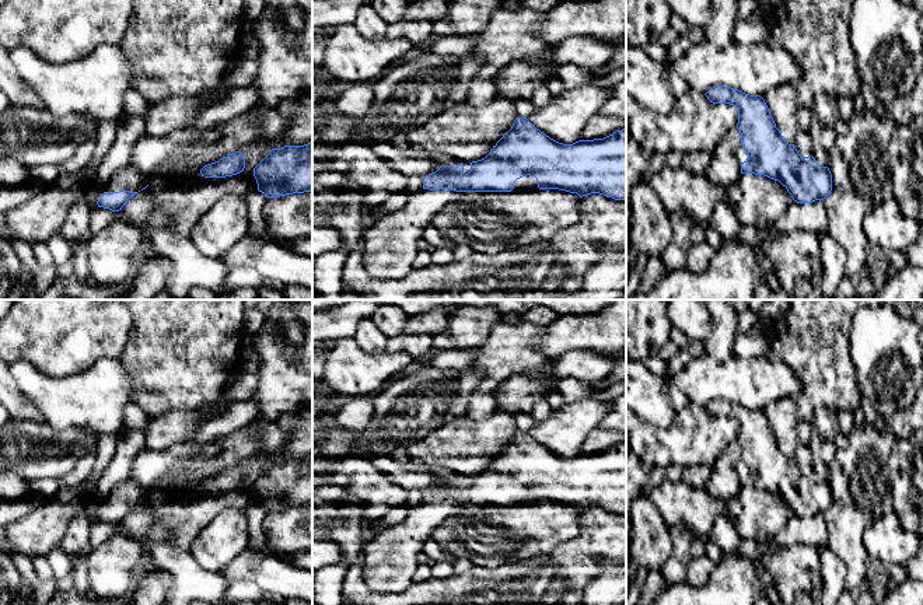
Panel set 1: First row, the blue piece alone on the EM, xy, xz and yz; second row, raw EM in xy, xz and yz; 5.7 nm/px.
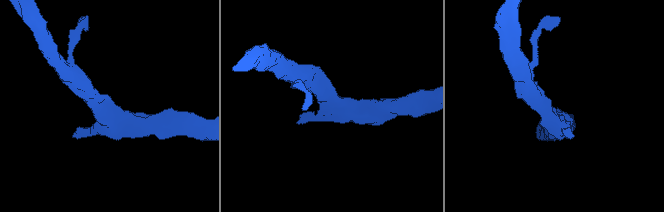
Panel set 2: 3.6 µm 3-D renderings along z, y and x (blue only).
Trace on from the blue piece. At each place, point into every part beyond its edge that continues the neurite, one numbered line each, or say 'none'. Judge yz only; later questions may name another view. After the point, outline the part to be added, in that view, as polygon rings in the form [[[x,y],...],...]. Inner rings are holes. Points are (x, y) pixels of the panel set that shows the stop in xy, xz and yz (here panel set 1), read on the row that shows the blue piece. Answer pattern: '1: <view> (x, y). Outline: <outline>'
none

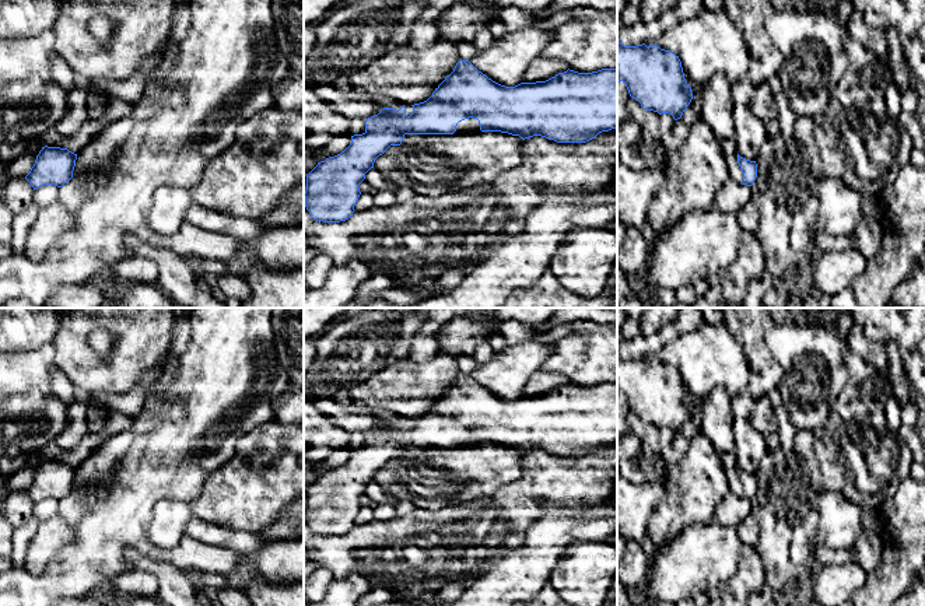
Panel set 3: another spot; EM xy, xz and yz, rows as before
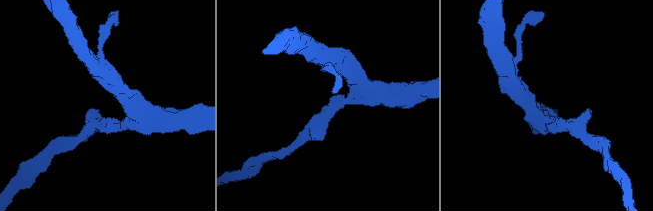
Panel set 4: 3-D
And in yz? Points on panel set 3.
none

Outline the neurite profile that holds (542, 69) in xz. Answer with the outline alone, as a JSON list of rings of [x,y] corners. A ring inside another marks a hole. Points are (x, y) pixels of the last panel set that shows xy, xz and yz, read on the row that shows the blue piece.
[[[537,56],[526,69],[523,83],[546,81],[558,73],[568,70],[568,64],[561,60]]]

